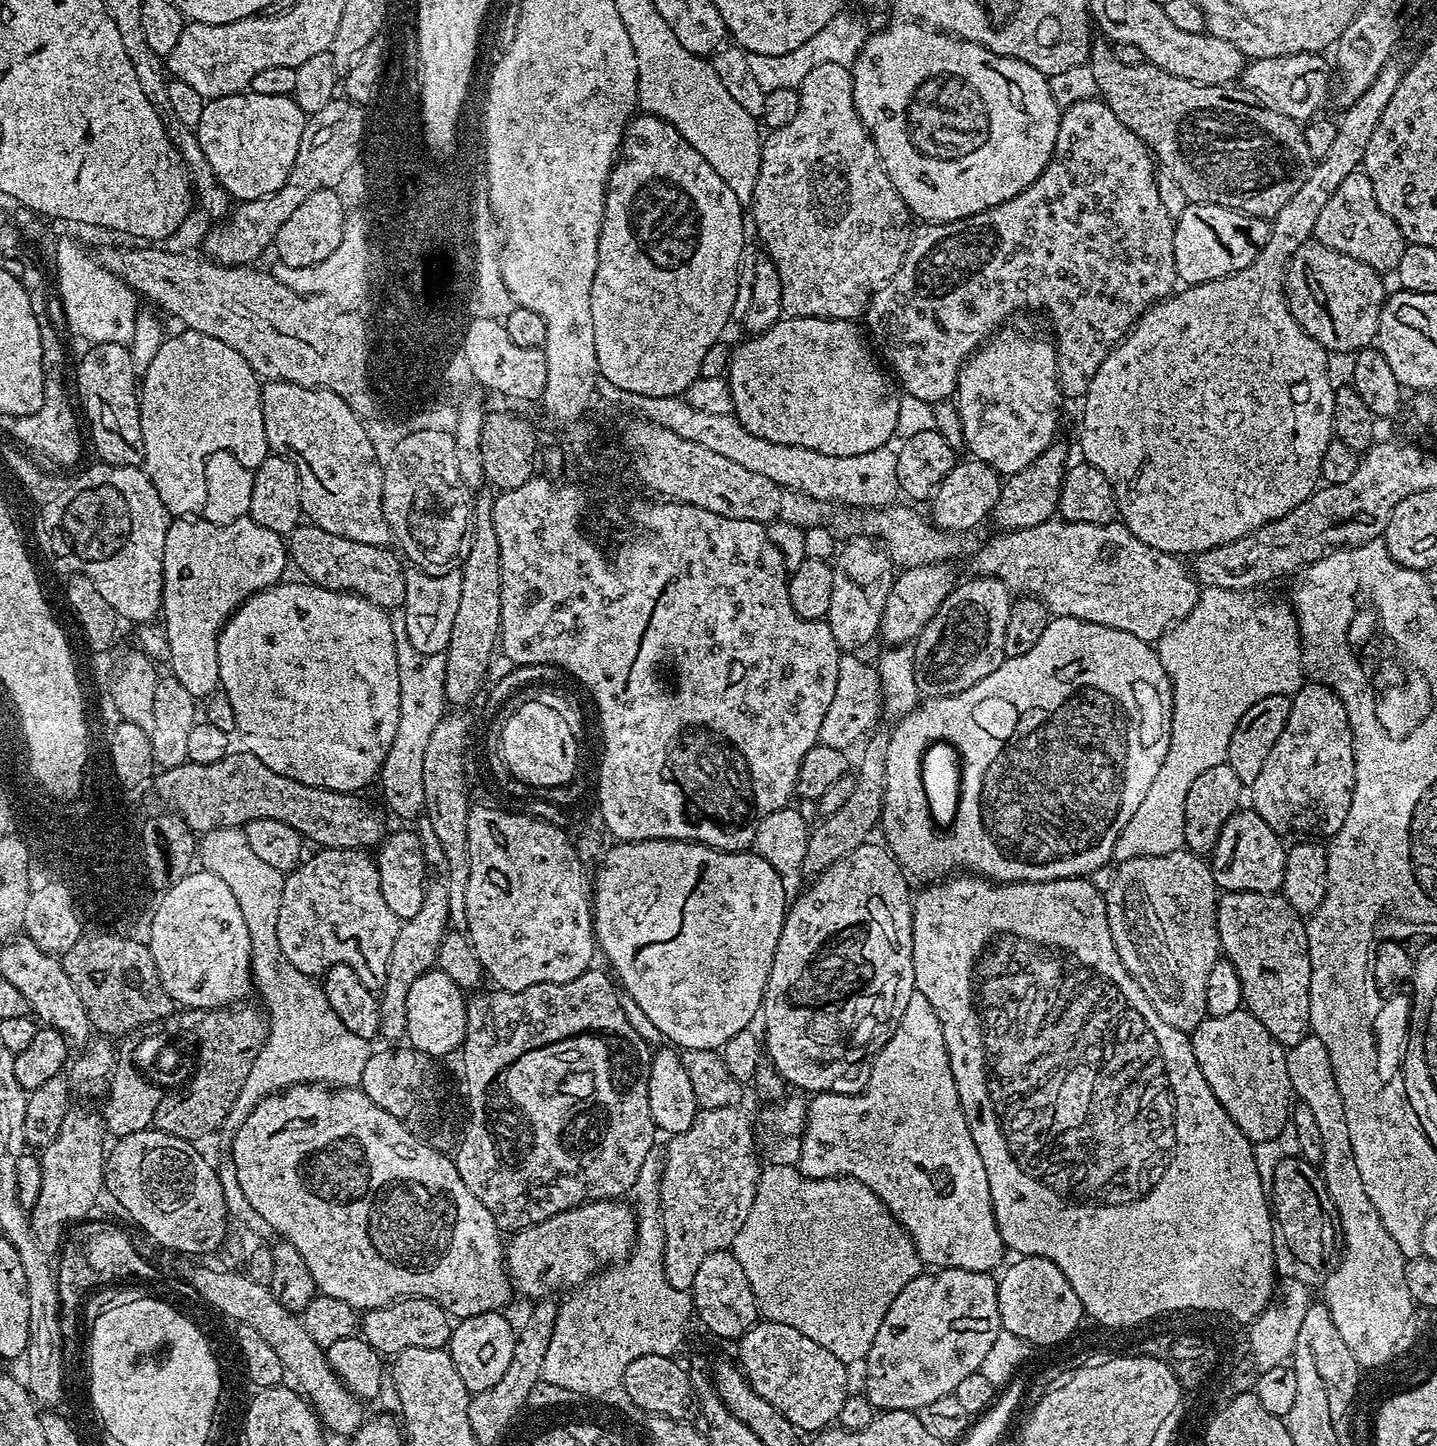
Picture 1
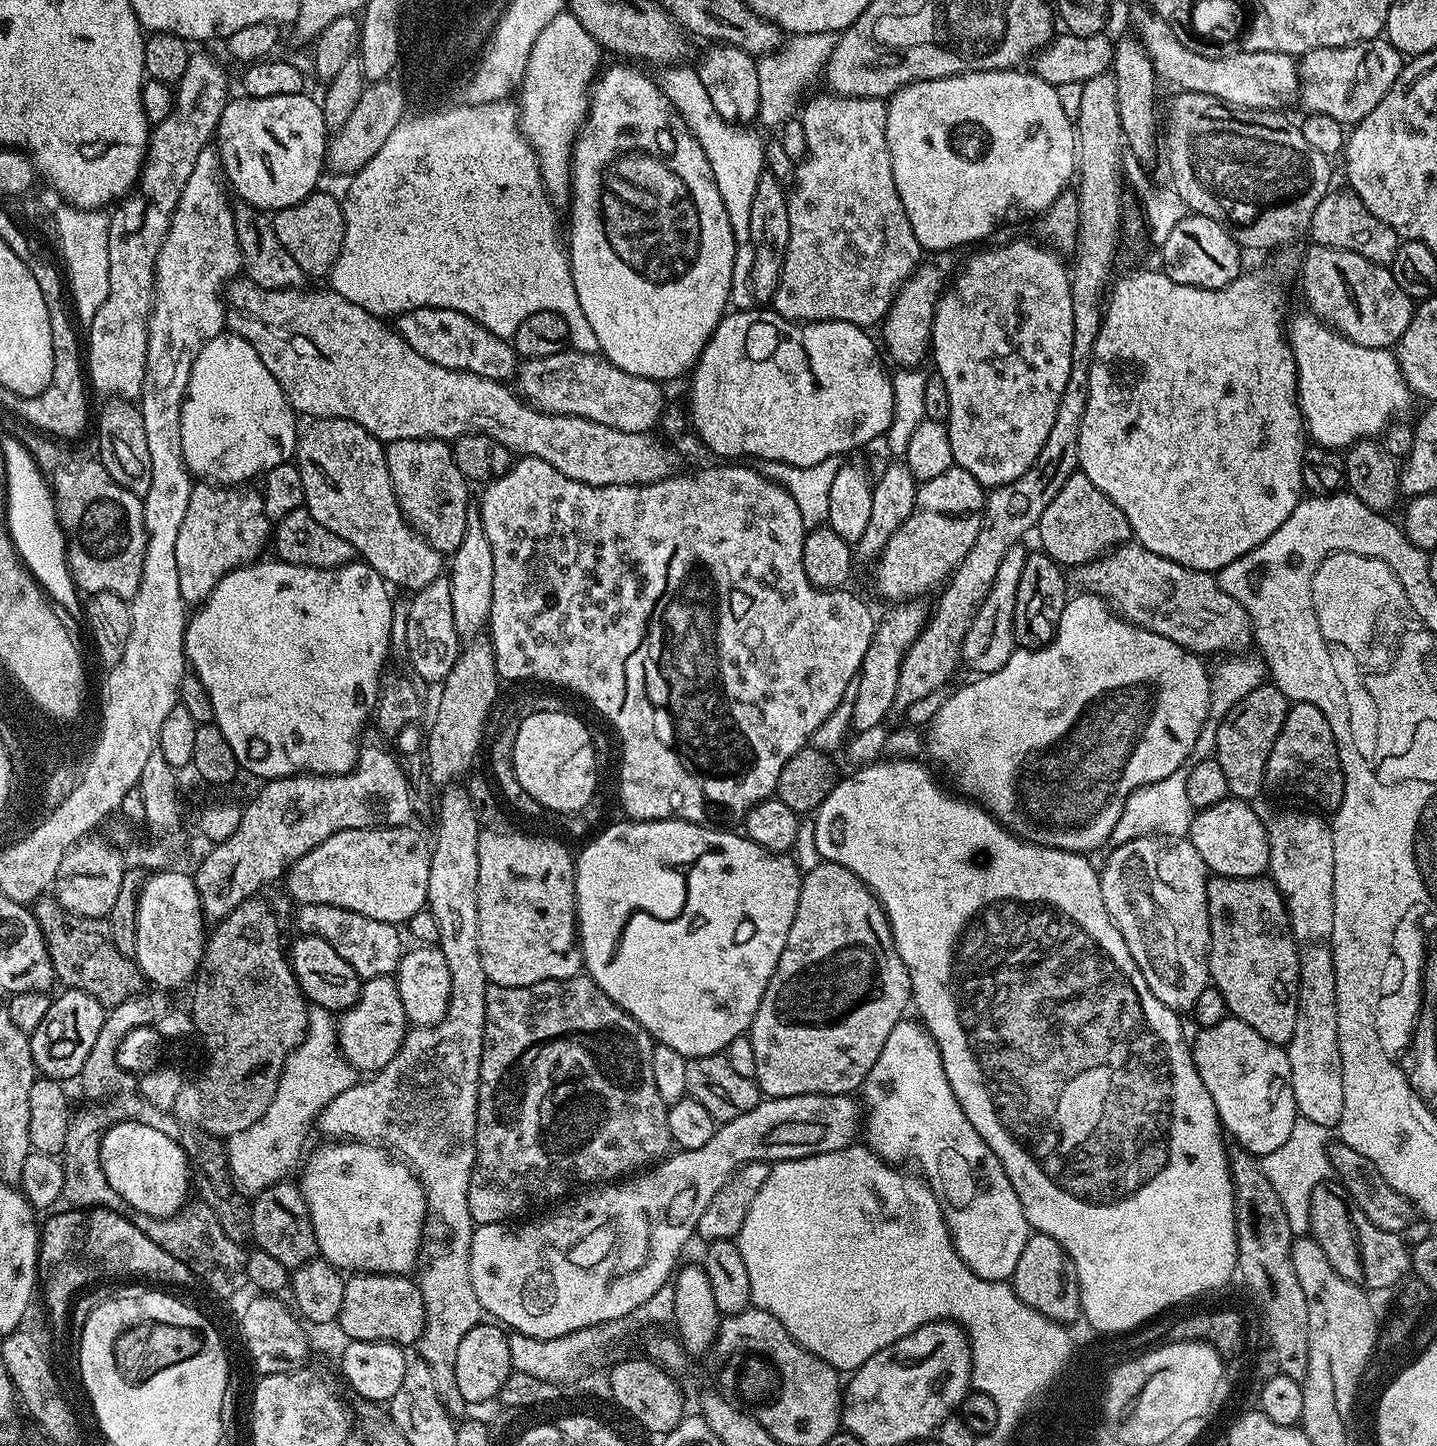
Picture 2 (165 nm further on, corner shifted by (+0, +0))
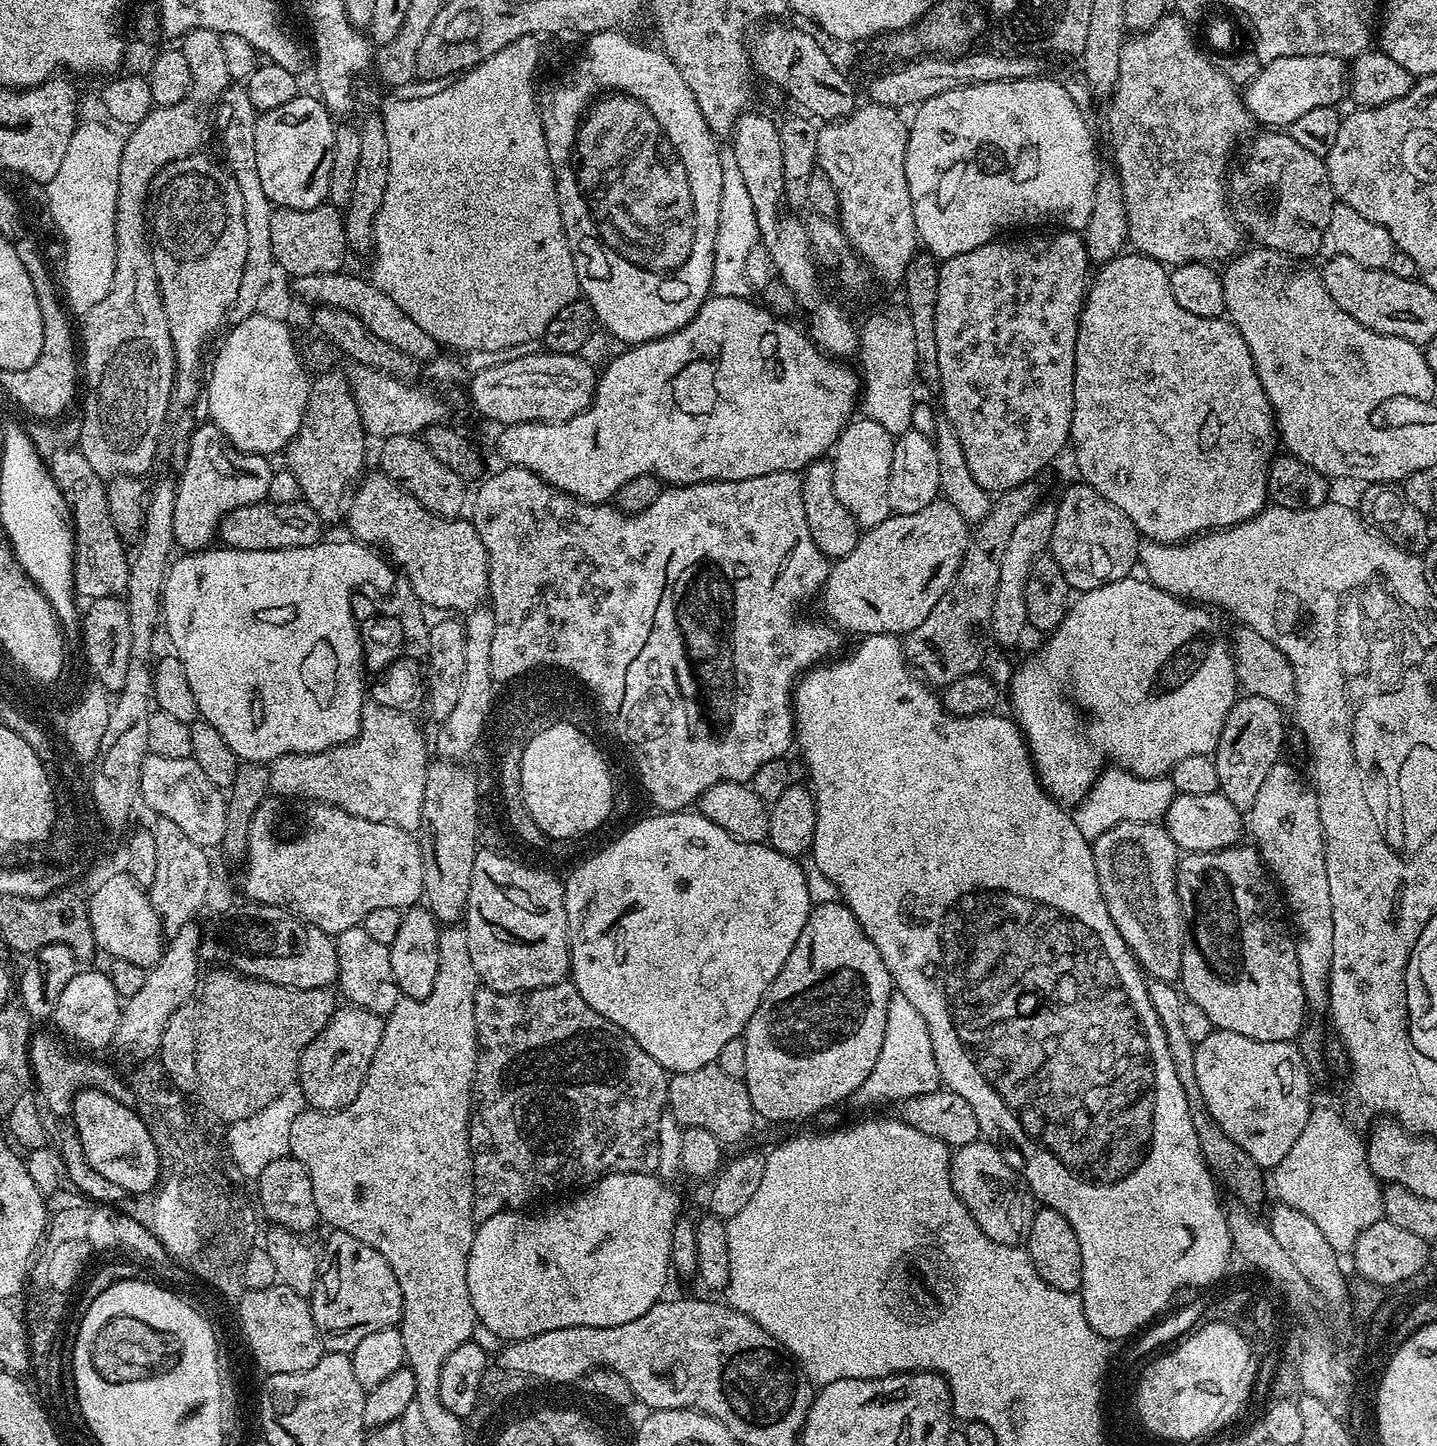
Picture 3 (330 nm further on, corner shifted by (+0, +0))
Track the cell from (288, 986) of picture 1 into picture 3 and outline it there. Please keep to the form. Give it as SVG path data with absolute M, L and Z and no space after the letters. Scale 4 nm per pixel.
M293 1084L286 1090L282 1090L282 1094L278 1094L276 1100L262 1106L262 1110L258 1110L258 1114L227 1125L228 1155L237 1164L238 1170L245 1178L260 1177L262 1170L266 1170L266 1166L270 1166L270 1162L289 1155L290 1125L294 1123L294 1118L298 1118L298 1114L302 1114L305 1110L302 1090L299 1085Z

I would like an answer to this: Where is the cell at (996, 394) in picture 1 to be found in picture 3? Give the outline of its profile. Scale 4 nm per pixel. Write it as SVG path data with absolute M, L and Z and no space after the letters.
M1052 230L1049 236L1024 236L1021 240L1004 240L1005 238L997 238L991 240L989 244L978 246L974 250L966 250L966 254L958 254L954 258L943 261L939 265L940 277L938 278L938 300L936 309L934 310L934 338L938 342L938 370L940 371L940 383L938 391L940 391L940 400L944 403L944 412L942 408L943 419L954 430L954 434L958 434L958 442L962 442L962 454L966 454L966 466L970 466L970 474L974 474L974 482L978 482L978 486L985 488L990 494L999 494L1008 492L1012 488L1017 488L1020 484L1026 484L1033 481L1036 475L1059 454L1063 448L1069 443L1072 434L1072 415L1074 414L1074 374L1076 373L1076 335L1078 334L1078 326L1080 325L1080 309L1084 306L1086 299L1086 281L1089 279L1088 268L1090 269L1090 261L1088 259L1088 248L1084 244L1083 235L1069 232L1067 230Z

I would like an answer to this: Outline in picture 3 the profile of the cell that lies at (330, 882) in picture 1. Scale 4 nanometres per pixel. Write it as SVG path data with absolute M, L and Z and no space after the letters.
M363 926L342 930L334 940L336 957L338 958L338 992L344 996L349 1005L354 1008L365 1008L376 1012L379 1016L387 1017L394 1010L396 1003L401 1000L400 987L394 978L394 970L390 970L389 945L377 942L366 934Z

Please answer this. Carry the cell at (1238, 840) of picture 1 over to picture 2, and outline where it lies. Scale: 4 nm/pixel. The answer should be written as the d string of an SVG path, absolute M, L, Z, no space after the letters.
M1229 798L1209 808L1199 809L1192 817L1187 839L1202 858L1209 873L1230 878L1254 878L1268 872L1270 842L1265 821L1247 800Z

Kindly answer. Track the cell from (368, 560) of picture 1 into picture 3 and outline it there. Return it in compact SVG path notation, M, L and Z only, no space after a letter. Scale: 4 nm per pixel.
M300 500L289 504L261 502L235 508L224 516L218 536L227 547L238 550L294 550L321 543L325 535L323 527L325 525L315 510Z

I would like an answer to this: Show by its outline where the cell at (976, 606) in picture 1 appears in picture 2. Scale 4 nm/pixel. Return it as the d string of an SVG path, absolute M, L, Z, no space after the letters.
M1023 543L1010 546L1006 550L1006 558L998 565L996 580L986 598L976 609L976 617L972 619L970 630L966 630L966 638L960 647L960 655L965 665L976 671L976 674L997 672L1012 656L1017 647L1012 633L1012 615L1018 594L1018 578L1022 578L1022 566L1026 566L1028 552Z

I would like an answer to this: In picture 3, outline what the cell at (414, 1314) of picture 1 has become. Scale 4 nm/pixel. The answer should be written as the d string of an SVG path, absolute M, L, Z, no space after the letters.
M337 1232L327 1233L328 1241L324 1252L319 1253L320 1273L316 1276L316 1288L310 1297L314 1326L320 1335L321 1345L329 1352L351 1353L367 1338L378 1330L397 1327L402 1310L402 1286L390 1270L390 1262L366 1246L354 1234Z

